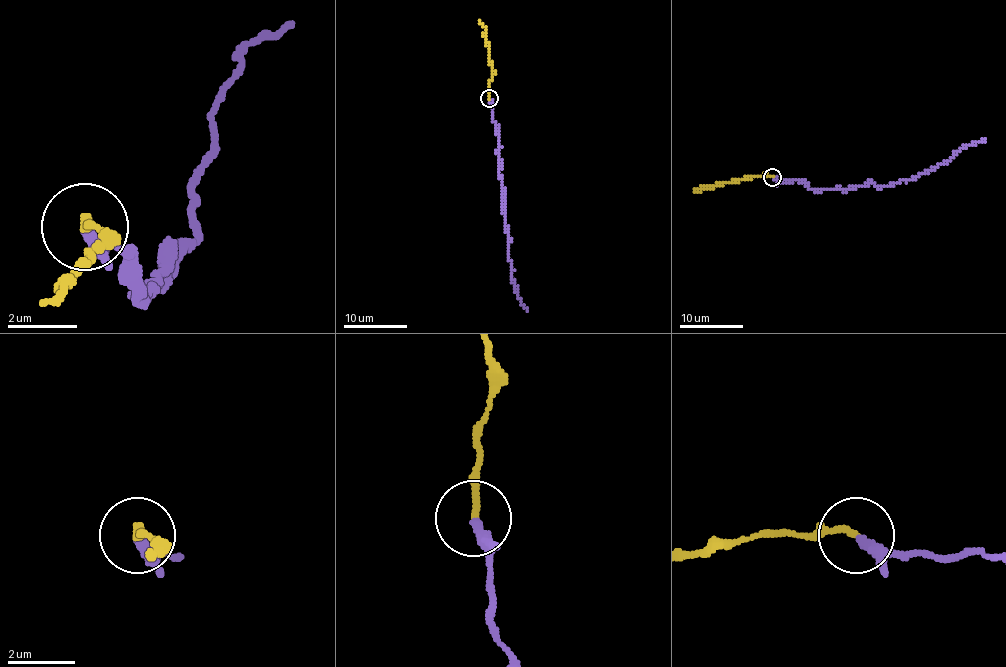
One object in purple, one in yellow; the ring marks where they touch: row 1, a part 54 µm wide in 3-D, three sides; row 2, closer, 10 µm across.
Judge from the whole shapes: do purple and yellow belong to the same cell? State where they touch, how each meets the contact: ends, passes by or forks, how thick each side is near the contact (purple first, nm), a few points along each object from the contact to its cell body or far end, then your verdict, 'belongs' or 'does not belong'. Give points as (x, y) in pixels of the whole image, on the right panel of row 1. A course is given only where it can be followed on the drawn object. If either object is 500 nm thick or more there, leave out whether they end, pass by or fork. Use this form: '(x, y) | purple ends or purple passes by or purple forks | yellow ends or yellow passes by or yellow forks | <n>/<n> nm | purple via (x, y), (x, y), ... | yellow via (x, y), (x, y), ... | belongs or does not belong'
(772, 177) | purple passes by | yellow ends | 220/190 nm | purple via (772, 177), (804, 182), (817, 191), (848, 190), (870, 183), (894, 185), (946, 163), (960, 149), (984, 139) | yellow via (772, 177), (746, 177), (717, 183), (711, 188), (701, 186), (695, 191) | belongs

